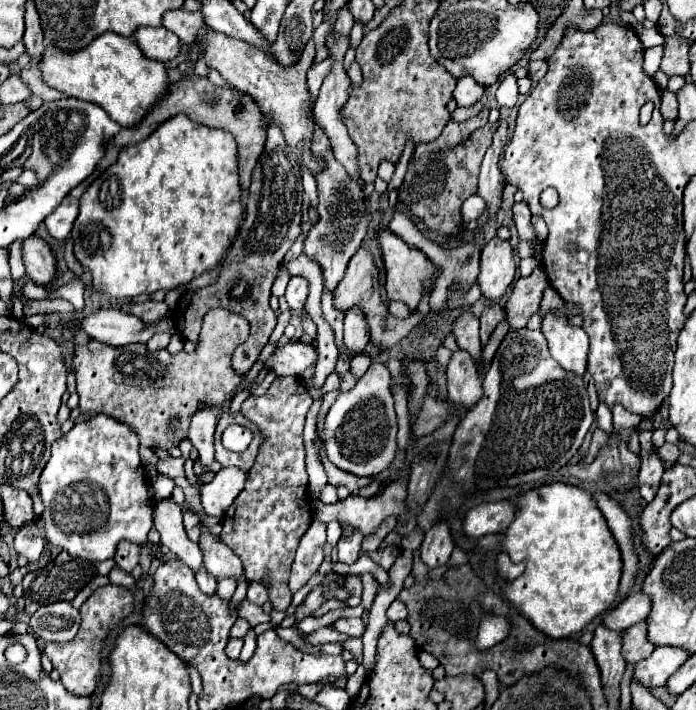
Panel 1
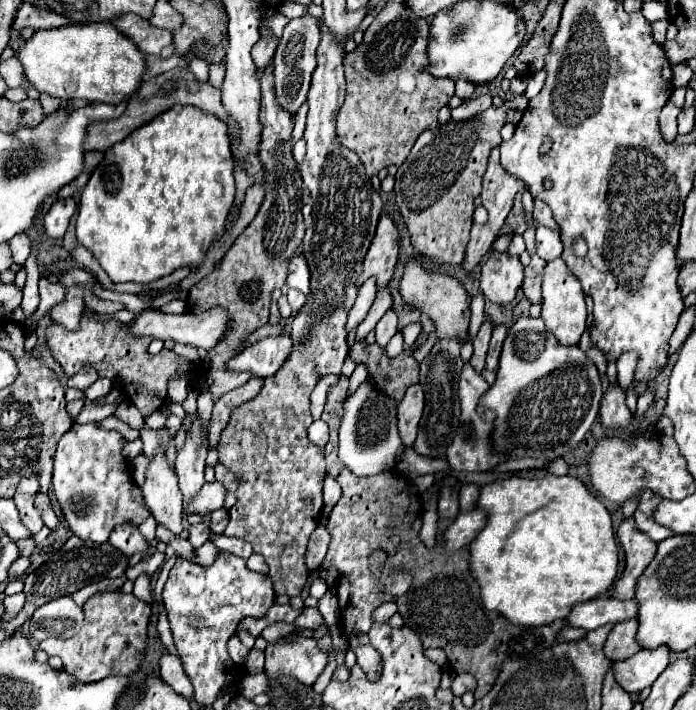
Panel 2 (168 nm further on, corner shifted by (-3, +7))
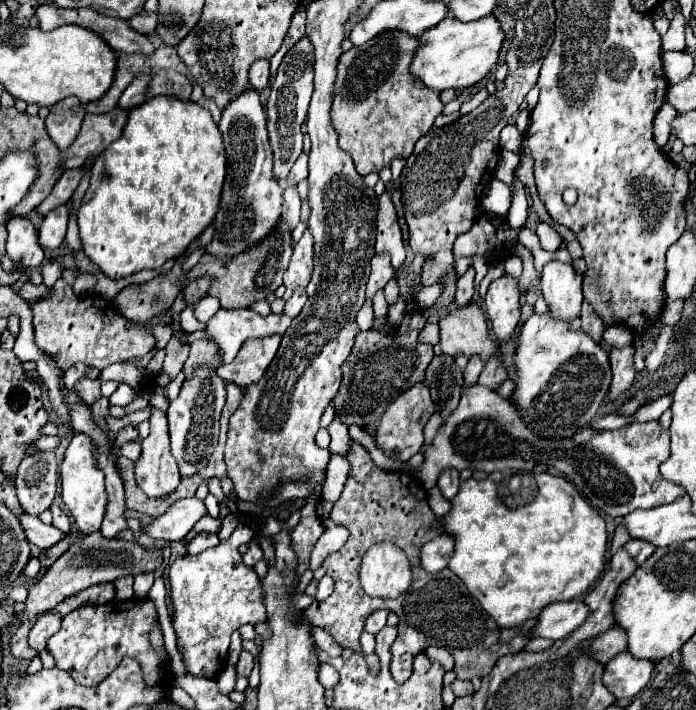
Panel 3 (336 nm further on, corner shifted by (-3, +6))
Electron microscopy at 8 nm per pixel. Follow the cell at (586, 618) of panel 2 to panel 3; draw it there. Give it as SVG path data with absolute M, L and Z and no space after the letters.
M583 600L551 602L541 610L537 624L531 628L531 638L549 638L561 640L579 628L589 616L589 608Z

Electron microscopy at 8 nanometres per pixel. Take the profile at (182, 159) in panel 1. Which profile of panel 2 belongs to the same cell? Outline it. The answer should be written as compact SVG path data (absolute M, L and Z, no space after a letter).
M175 105L105 151L105 159L81 191L77 241L93 253L113 283L133 281L149 285L179 267L199 267L211 245L225 233L227 215L235 201L233 167L235 159L227 125L195 107Z

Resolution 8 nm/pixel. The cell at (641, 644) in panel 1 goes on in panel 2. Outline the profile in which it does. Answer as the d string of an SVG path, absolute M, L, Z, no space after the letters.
M629 619L629 621L617 623L611 629L611 633L607 637L607 643L605 643L605 655L611 661L623 661L623 659L635 655L637 651L641 651L639 643L635 641L637 627L639 627L639 621L637 619Z

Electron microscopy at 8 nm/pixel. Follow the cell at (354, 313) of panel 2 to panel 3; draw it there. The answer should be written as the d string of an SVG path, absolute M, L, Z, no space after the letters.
M375 254L371 260L371 276L367 282L367 298L371 298L377 290L381 290L395 276L395 268L391 266L389 254Z

